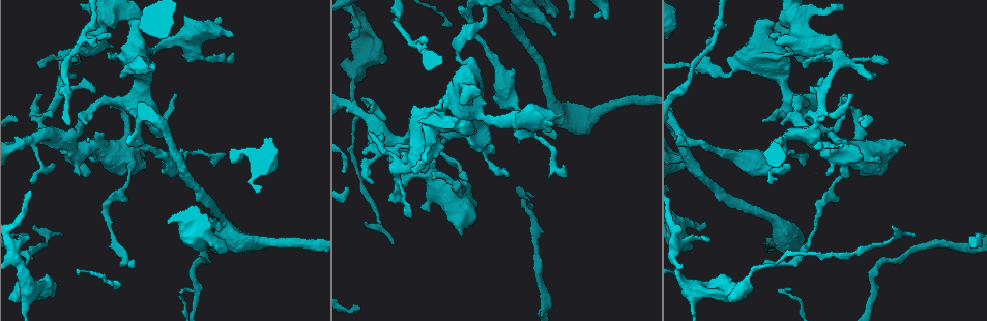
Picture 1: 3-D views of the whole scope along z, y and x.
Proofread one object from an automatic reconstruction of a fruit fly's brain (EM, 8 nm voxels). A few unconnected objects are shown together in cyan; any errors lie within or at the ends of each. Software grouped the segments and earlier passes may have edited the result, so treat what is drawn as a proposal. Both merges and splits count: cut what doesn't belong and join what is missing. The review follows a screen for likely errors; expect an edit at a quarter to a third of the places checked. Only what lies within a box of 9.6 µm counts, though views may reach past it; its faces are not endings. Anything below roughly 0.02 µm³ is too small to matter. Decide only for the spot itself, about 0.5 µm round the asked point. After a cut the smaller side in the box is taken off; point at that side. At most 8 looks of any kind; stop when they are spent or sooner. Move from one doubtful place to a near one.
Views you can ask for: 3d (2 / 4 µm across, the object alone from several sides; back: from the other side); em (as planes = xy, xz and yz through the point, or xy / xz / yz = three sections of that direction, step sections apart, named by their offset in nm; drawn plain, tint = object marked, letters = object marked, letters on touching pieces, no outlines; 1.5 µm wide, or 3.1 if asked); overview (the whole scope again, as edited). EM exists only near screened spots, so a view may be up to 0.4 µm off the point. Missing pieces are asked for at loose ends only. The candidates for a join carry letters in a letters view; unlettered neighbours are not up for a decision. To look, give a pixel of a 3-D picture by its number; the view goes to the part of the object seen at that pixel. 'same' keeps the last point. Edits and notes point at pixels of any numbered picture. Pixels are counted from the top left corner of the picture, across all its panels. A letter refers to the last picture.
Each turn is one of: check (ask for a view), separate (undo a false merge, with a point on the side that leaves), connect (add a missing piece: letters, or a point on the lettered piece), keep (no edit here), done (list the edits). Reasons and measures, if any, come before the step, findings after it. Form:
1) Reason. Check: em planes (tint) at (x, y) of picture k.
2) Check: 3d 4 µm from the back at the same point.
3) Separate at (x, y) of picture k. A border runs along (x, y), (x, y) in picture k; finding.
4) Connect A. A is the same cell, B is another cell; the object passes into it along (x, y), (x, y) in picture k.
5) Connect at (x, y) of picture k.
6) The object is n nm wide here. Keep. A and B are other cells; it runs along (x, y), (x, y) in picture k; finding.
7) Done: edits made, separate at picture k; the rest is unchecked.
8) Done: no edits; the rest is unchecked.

Check: 3d 2 µm at (782, 124) of picture 1.

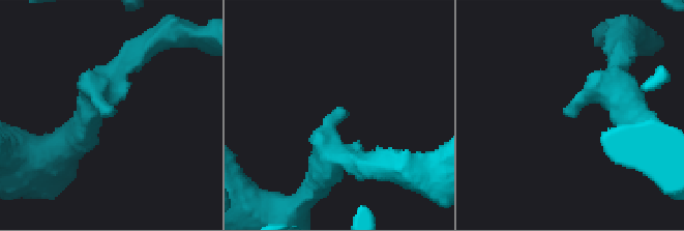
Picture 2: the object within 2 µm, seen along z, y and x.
The arms are 220, 280 nm wide; now the EM. Check: em planes (letters) at (335, 115) of picture 2.

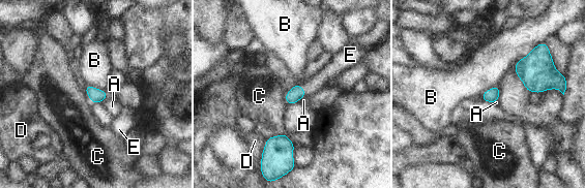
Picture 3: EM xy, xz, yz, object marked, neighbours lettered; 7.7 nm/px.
Connect E. E is the same cell, A, B, C and D are other cells; the object passes into it along (293, 96), (302, 89), (326, 73) in picture 3; it goes on there.

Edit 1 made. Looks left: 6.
See it whole again. Check: overview.

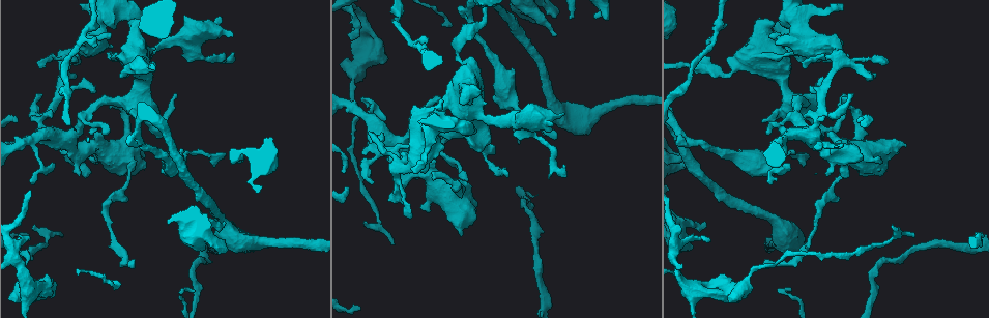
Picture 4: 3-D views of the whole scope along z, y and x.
Check: 3d 2 µm at (826, 174) of picture 4.

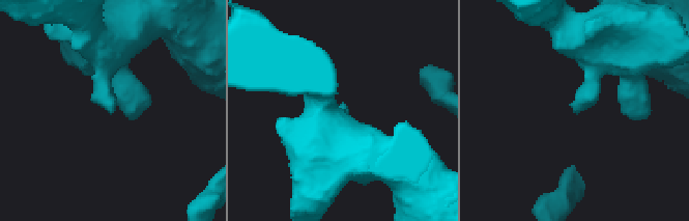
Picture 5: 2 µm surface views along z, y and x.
Now the EM. Check: em yz step 4 (tint) at (348, 111) of picture 5.

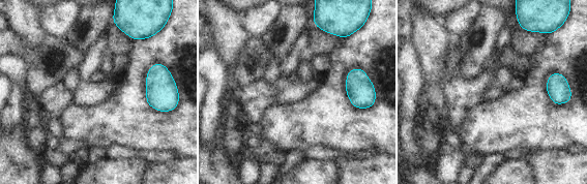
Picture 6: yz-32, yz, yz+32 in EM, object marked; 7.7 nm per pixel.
Cut it another way. Check: em planes (letters) at the same point.

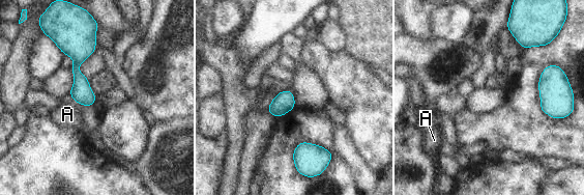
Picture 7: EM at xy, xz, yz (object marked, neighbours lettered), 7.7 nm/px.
Keep. A is another cell; it runs along (85, 35), (76, 73), (91, 103) in picture 7; none of them fits.

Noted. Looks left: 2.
Free end. Check: em planes (letters) at (569, 16) of picture 4.

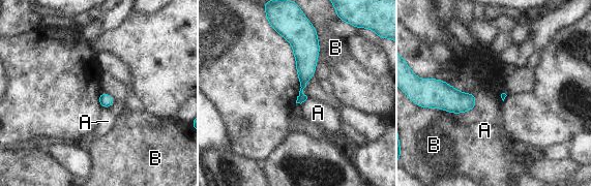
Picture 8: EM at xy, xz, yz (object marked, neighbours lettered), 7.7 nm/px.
Keep. A and B are other cells; a border runs along (307, 98), (300, 103) in picture 8; none of them fits.

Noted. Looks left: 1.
Done: edits made, connect at picture 3; the rest is unchecked.

